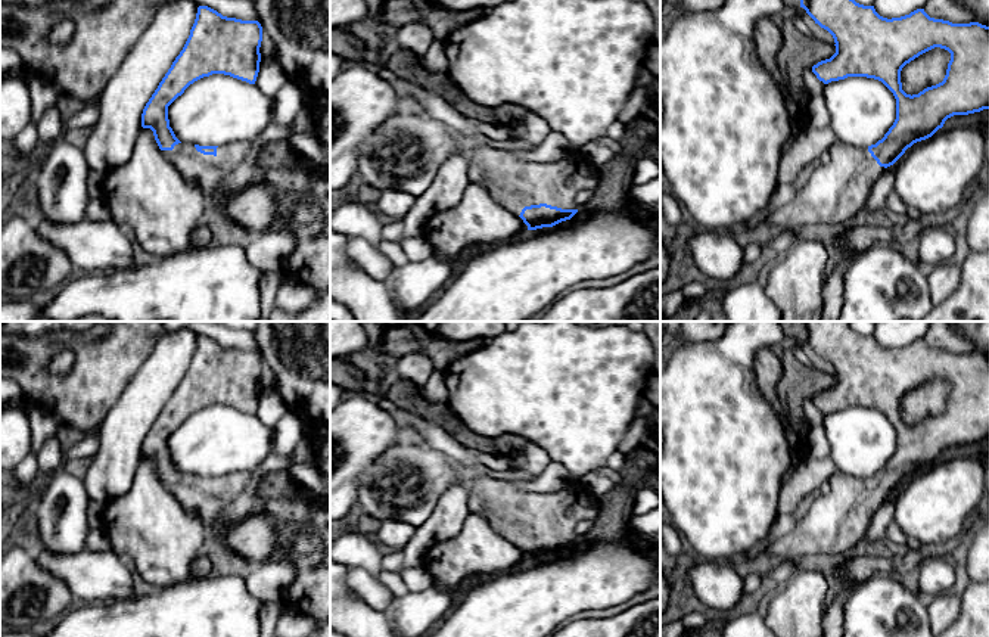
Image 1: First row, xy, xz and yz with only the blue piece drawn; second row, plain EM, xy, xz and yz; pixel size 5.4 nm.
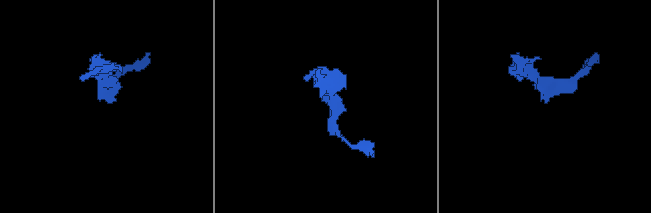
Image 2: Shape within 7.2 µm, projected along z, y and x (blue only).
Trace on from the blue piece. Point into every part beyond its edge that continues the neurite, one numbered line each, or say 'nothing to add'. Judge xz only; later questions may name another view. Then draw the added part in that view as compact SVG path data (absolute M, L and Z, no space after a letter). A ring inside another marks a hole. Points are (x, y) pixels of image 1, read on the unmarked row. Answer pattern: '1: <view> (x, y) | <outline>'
1: xz (513, 513) | M482 472L467 492L470 513L482 515L516 546L525 537L539 534L576 540L576 525L587 519L595 521L600 510L600 500L581 484L556 492L526 492L504 476Z

